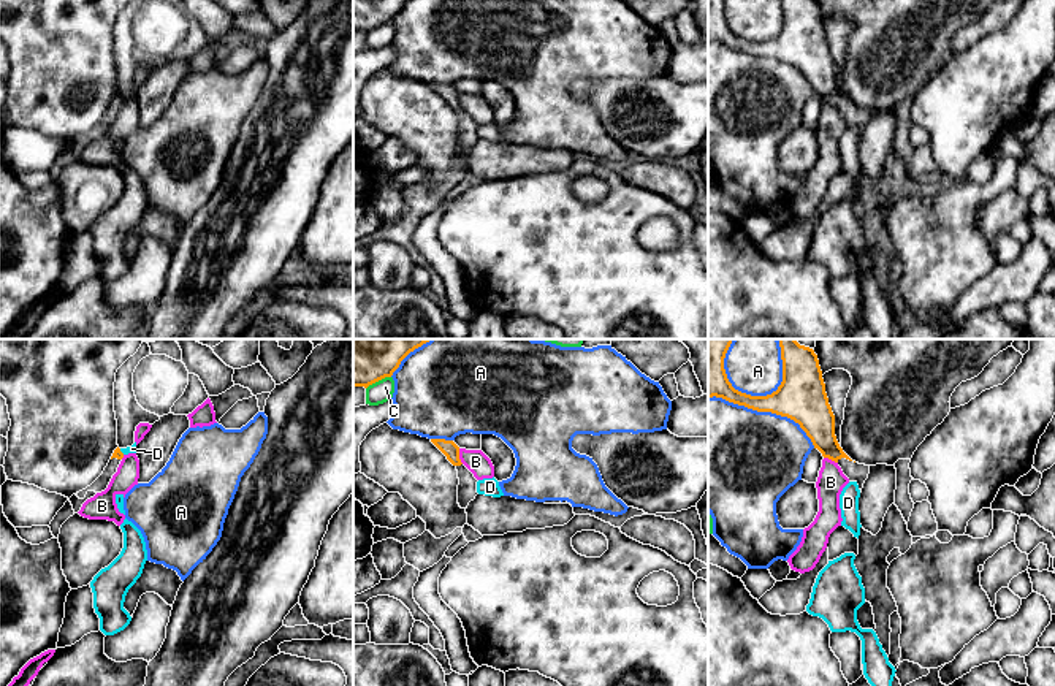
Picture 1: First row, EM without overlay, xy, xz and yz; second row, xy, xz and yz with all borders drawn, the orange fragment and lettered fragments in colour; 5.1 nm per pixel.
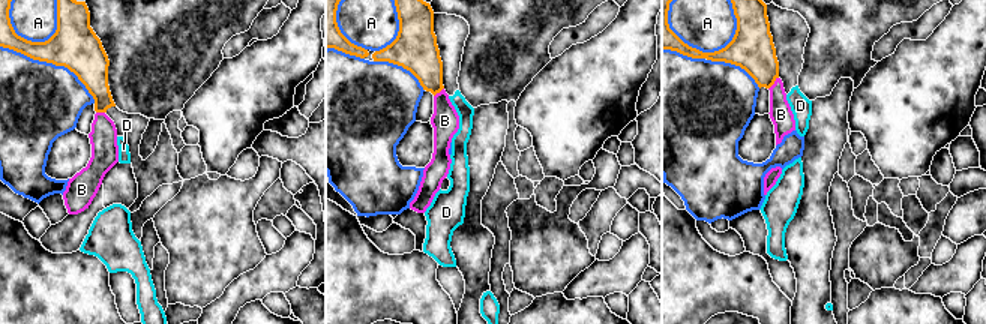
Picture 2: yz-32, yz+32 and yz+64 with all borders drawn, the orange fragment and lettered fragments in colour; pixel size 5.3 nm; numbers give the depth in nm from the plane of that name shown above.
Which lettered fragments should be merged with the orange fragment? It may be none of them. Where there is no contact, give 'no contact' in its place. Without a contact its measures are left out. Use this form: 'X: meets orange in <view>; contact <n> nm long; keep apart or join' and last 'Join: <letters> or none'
A: meets orange in yz; contact 600 nm long; keep apart
B: meets orange in xz; contact 80 nm long; keep apart
C: meets orange in xz; contact 140 nm long; keep apart
D: meets orange in xy; contact 40 nm long; keep apart
Join: none

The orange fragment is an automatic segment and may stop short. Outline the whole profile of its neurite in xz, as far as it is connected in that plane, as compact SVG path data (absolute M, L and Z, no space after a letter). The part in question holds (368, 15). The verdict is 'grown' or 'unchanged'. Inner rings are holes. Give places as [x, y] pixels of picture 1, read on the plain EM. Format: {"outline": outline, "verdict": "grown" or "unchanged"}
{"outline": "M353 0L353 32L364 32L391 22L407 0Z", "verdict": "unchanged"}

